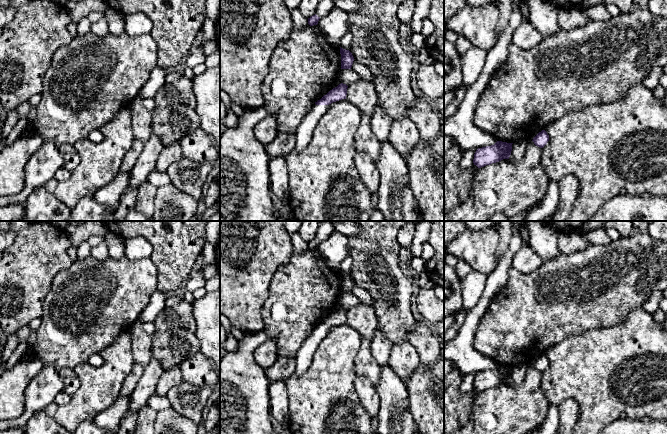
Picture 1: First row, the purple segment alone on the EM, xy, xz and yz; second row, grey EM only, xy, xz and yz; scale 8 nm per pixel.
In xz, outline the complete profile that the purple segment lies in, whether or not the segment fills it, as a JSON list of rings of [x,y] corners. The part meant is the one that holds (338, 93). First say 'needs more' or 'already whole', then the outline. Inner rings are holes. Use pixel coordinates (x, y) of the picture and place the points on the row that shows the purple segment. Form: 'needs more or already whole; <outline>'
needs more; [[[341,83],[315,102],[311,111],[305,116],[295,131],[296,151],[302,151],[309,144],[316,125],[326,113],[329,105],[333,102],[346,99],[347,88],[346,84]]]

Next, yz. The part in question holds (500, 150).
already whole; [[[497,141],[494,145],[478,148],[474,154],[474,165],[481,168],[503,159],[509,159],[512,144],[513,143]]]

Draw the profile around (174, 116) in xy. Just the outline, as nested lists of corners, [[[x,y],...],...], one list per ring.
[[[182,75],[175,82],[165,83],[154,100],[152,134],[161,139],[164,147],[180,142],[185,135],[200,128],[191,79]]]

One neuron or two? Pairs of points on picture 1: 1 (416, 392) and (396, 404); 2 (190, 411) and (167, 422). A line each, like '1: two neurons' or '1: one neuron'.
1: two neurons
2: two neurons

